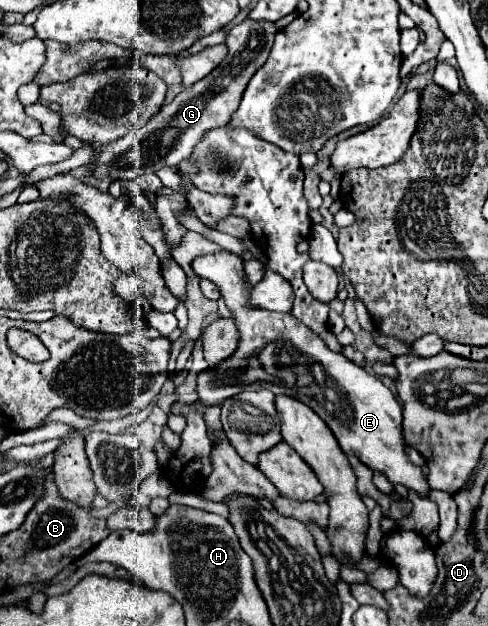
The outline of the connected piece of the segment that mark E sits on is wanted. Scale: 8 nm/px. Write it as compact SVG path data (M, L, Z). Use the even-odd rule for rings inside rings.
M217 252L217 254L205 254L205 256L197 256L193 262L191 262L191 268L193 268L193 272L199 276L199 278L207 278L207 280L211 280L213 284L217 284L219 286L219 290L221 290L221 296L225 298L225 302L227 302L227 306L233 310L233 318L235 318L235 324L237 328L239 328L239 336L241 336L241 340L239 340L239 348L237 348L237 352L229 358L229 360L225 360L219 368L215 368L215 370L207 370L207 372L201 372L199 374L199 378L197 378L197 394L199 394L199 400L201 400L201 404L203 406L209 406L209 404L221 404L225 398L229 398L229 396L233 396L233 394L239 394L239 392L243 392L243 390L261 390L261 388L269 388L273 394L287 394L287 396L293 396L293 398L297 398L297 400L301 400L301 402L305 402L307 406L311 406L325 422L327 422L327 426L331 428L331 432L335 434L335 438L337 438L337 442L339 442L339 446L341 446L341 450L345 452L345 454L353 454L353 456L357 456L367 468L373 468L373 470L377 470L377 472L381 472L381 474L385 474L387 476L387 480L391 482L391 484L401 484L401 486L405 486L407 490L413 490L413 492L417 492L421 498L427 498L429 496L429 492L431 492L431 488L429 488L429 482L427 482L427 476L423 474L423 470L419 468L419 466L413 466L411 464L411 460L407 458L407 454L405 454L405 440L403 440L403 416L401 416L401 404L397 402L397 398L393 396L393 392L379 380L379 378L375 378L375 376L371 376L367 370L363 370L363 368L359 368L355 362L351 362L351 360L347 360L343 354L337 354L337 352L333 352L333 350L329 350L327 348L327 344L315 334L315 332L311 332L309 328L305 328L305 324L301 324L297 318L293 318L291 314L279 314L279 312L269 312L269 310L255 310L255 308L247 308L247 300L249 300L249 292L251 292L251 284L247 282L247 278L245 278L245 272L243 272L243 260L239 258L239 256L235 256L235 254L231 254L231 252ZM281 340L281 352L289 352L289 356L285 356L283 354L283 360L279 362L279 366L273 366L273 372L271 372L271 376L269 374L261 374L261 378L253 378L253 380L247 380L245 376L247 376L247 370L251 368L251 358L257 358L261 352L263 352L263 348L267 346L267 344L277 344Z

